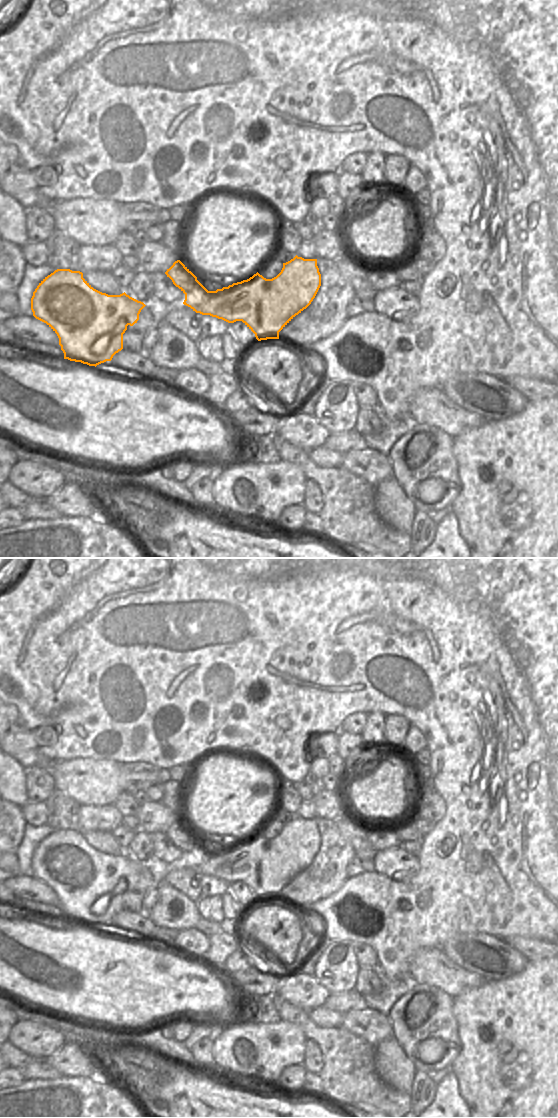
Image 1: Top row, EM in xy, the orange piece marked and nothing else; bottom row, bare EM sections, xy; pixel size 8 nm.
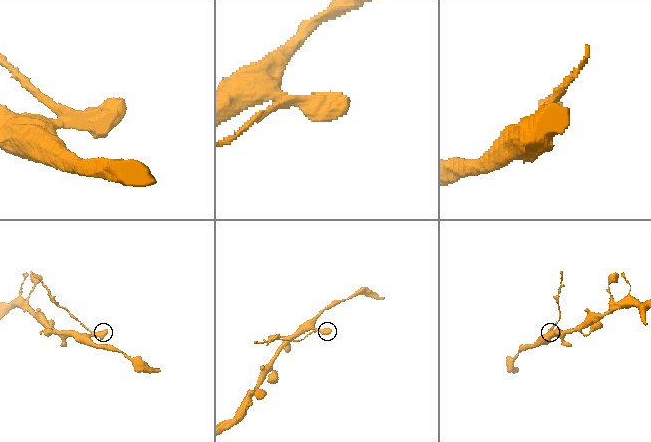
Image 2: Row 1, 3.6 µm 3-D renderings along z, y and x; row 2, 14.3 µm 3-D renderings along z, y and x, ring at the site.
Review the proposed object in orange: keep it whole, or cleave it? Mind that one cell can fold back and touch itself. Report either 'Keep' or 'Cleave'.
Cleave

